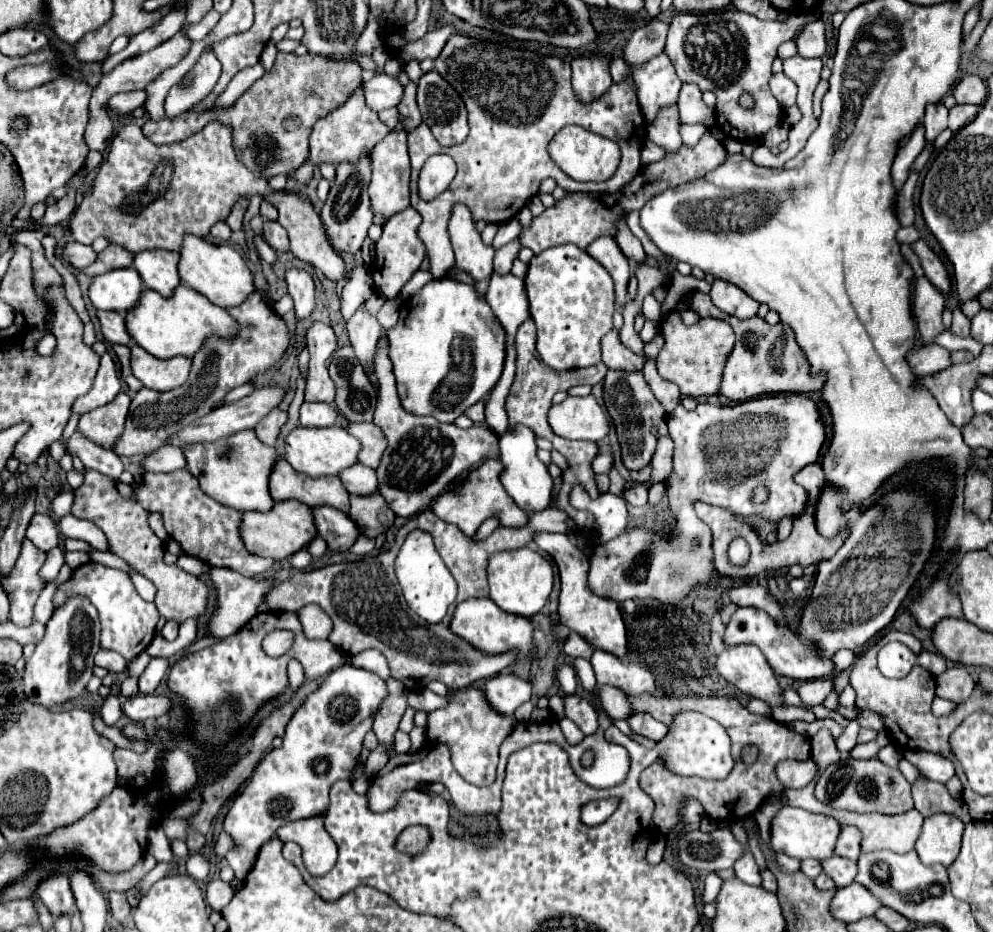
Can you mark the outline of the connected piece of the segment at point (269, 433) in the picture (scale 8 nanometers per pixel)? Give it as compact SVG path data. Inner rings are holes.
M272 409L256 427L256 437L266 443L266 445L278 445L276 437L278 437L278 431L280 427L284 425L286 421L286 411L280 411L280 409Z

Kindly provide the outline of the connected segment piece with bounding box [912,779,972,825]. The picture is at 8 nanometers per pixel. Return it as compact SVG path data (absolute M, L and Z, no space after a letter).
M928 779L916 781L912 785L912 797L914 797L914 807L924 815L932 817L936 813L948 813L952 817L958 817L964 825L968 825L972 819L968 815L966 803L960 799L954 799L942 783L934 783Z

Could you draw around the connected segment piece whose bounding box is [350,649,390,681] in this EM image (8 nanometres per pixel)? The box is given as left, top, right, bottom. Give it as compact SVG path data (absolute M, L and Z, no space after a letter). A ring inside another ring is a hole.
M374 649L362 651L362 653L358 653L358 655L352 655L352 657L350 657L350 663L356 665L356 667L362 667L362 669L374 671L374 673L380 675L384 681L390 679L388 663L386 663L386 659L384 659L384 655L382 655L380 651L374 651Z

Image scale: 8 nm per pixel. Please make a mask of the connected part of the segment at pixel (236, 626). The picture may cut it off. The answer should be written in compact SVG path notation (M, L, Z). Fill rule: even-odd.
M210 569L210 577L218 591L218 607L210 619L210 635L220 639L238 633L256 615L256 607L264 603L264 593L268 593L276 585L276 579L272 575L262 579L248 579L232 569Z

